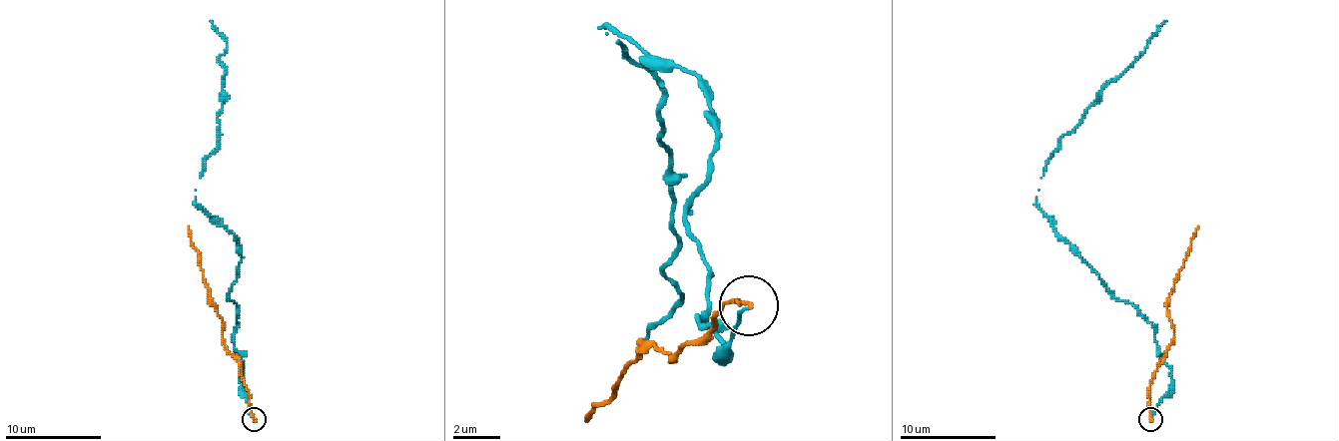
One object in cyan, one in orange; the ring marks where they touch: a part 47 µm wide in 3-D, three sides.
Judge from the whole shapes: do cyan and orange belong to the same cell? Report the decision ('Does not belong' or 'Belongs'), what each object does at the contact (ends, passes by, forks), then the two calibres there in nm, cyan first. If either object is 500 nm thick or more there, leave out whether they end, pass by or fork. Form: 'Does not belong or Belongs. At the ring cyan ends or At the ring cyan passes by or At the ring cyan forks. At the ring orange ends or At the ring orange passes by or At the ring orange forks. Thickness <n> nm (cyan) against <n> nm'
Does not belong. At the ring cyan ends. At the ring orange ends. Thickness 120 nm (cyan) against 160 nm

